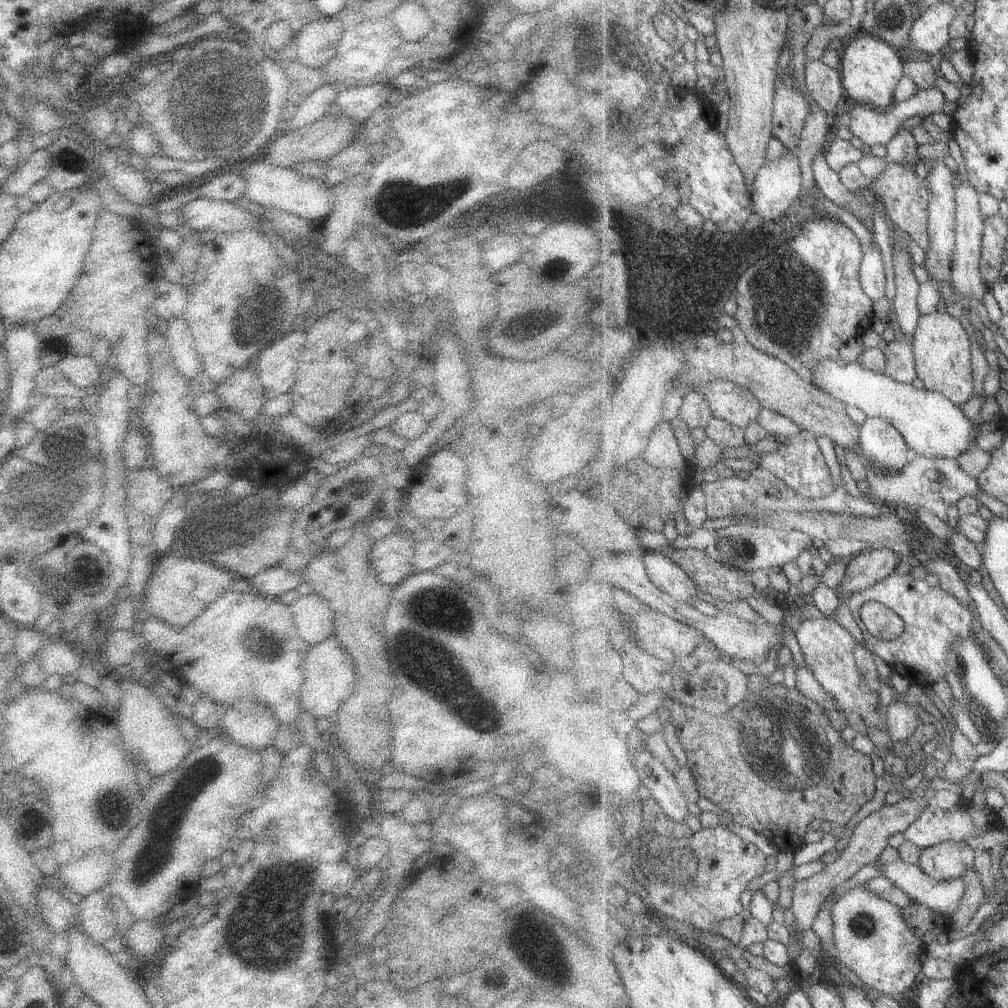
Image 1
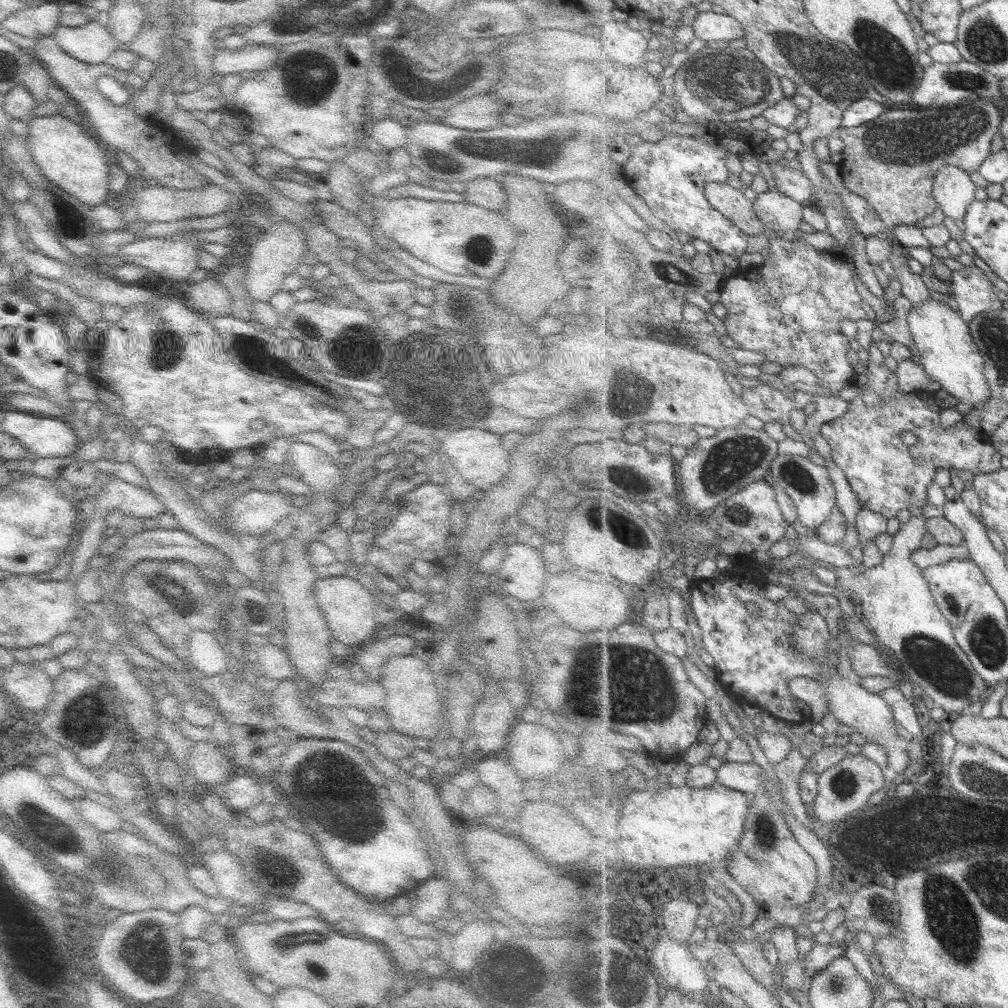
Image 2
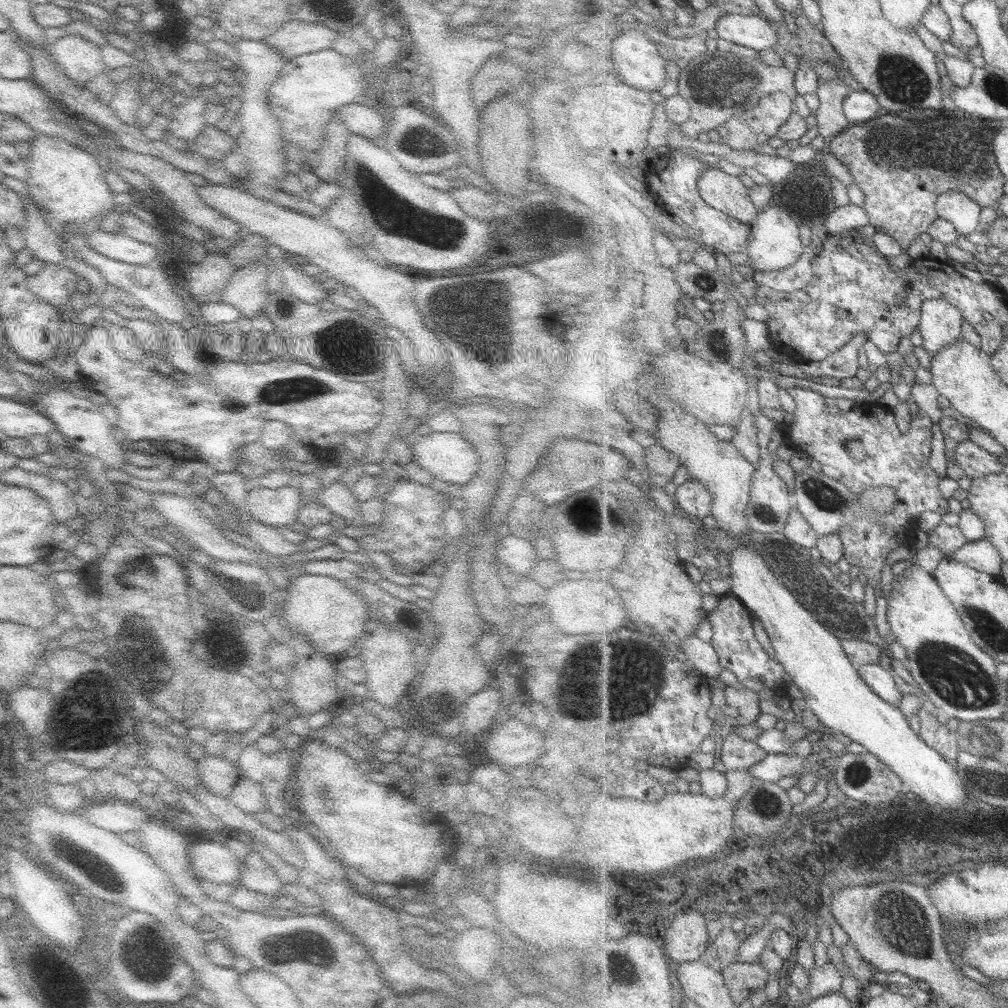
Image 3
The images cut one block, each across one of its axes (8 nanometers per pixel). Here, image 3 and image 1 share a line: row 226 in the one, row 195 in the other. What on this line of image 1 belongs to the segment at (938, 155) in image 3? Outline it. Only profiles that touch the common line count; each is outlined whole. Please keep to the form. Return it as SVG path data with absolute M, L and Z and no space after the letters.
M886 160L885 169L868 185L873 198L881 203L885 216L901 231L904 231L915 243L926 252L931 246L928 217L931 190L929 182L921 180L917 176L917 164L915 166L903 166L897 162Z

